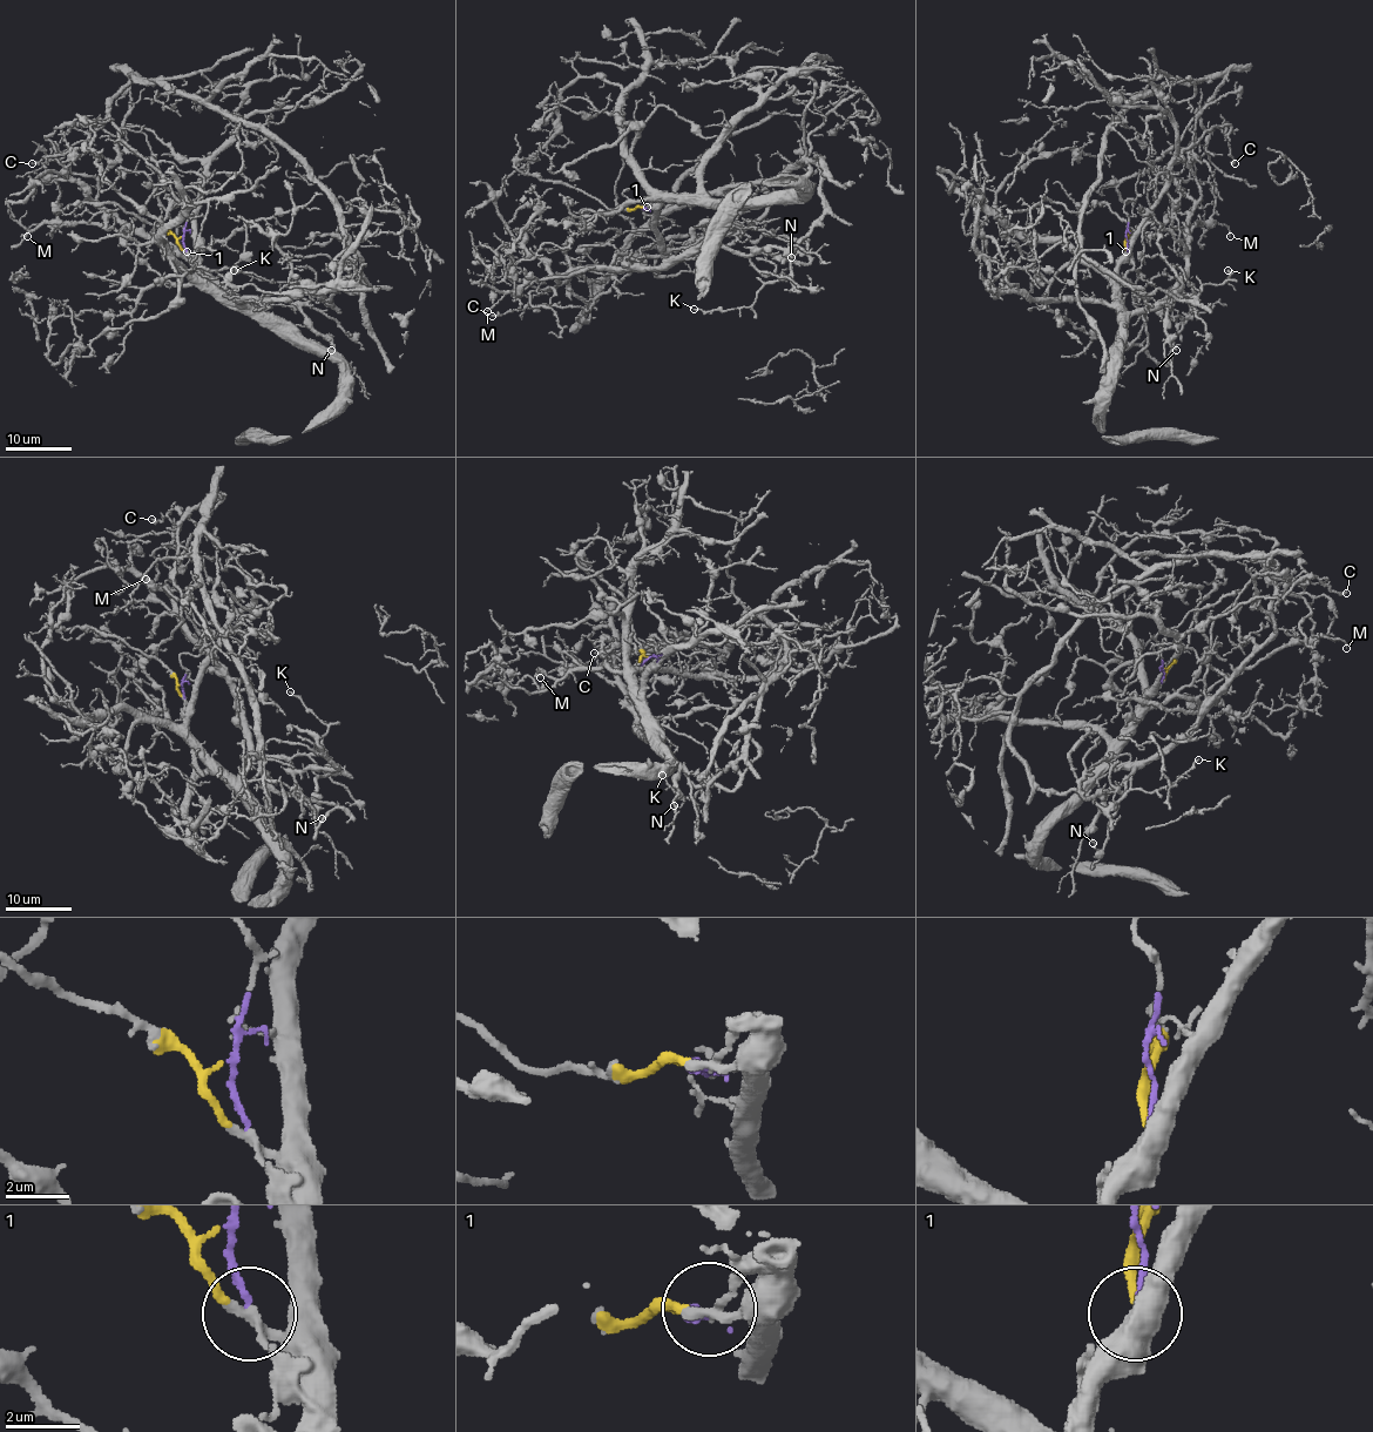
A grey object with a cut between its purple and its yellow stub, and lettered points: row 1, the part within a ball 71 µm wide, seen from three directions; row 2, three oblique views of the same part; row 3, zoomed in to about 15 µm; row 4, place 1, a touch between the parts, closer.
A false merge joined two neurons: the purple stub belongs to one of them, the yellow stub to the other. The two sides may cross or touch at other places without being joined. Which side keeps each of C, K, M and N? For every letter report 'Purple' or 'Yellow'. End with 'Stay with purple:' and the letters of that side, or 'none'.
C: Purple
K: Purple
M: Yellow
N: Yellow
Stay with purple: C, K

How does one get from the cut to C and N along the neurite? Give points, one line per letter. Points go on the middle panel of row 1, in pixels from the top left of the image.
C: (642, 207), (663, 218), (650, 228), (622, 231), (597, 243), (559, 284), (533, 296), (522, 310), (491, 316)
N: (641, 207), (650, 208), (661, 198), (707, 200), (717, 210), (717, 240), (751, 255), (782, 247), (791, 258)

